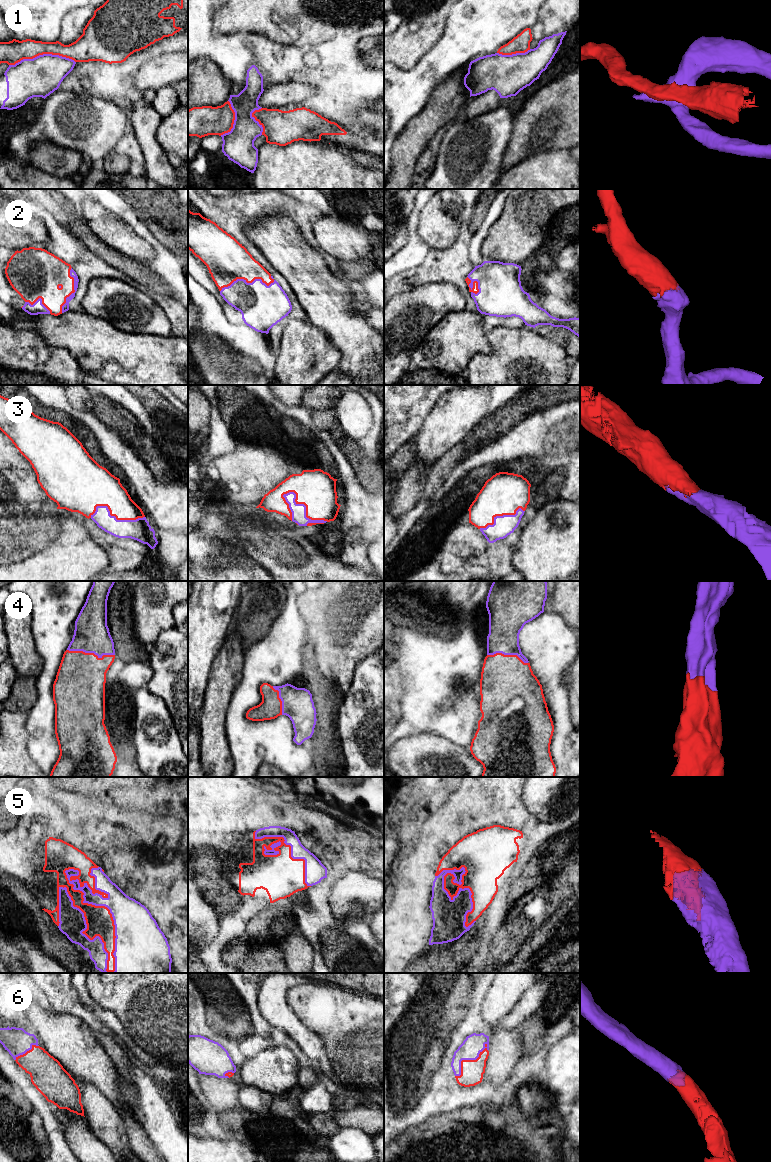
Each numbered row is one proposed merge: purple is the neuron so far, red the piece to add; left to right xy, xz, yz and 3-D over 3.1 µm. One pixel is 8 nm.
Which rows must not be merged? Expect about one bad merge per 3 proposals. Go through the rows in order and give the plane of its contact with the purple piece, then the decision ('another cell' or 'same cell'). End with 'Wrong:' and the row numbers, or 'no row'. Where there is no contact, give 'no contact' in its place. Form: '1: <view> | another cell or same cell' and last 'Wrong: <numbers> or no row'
1: xy | another cell
2: xz | same cell
3: xz | same cell
4: xy | same cell
5: xy | same cell
6: yz | same cell
Wrong: 1

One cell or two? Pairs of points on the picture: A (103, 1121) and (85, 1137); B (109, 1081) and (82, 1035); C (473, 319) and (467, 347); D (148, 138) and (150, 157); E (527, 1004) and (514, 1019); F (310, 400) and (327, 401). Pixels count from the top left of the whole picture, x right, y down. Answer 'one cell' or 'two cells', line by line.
A: two cells
B: one cell
C: one cell
D: one cell
E: one cell
F: one cell

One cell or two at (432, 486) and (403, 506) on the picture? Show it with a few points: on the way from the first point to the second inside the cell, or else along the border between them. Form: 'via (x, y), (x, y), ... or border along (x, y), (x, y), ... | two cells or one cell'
border along (428, 470), (426, 485), (420, 498) | two cells

